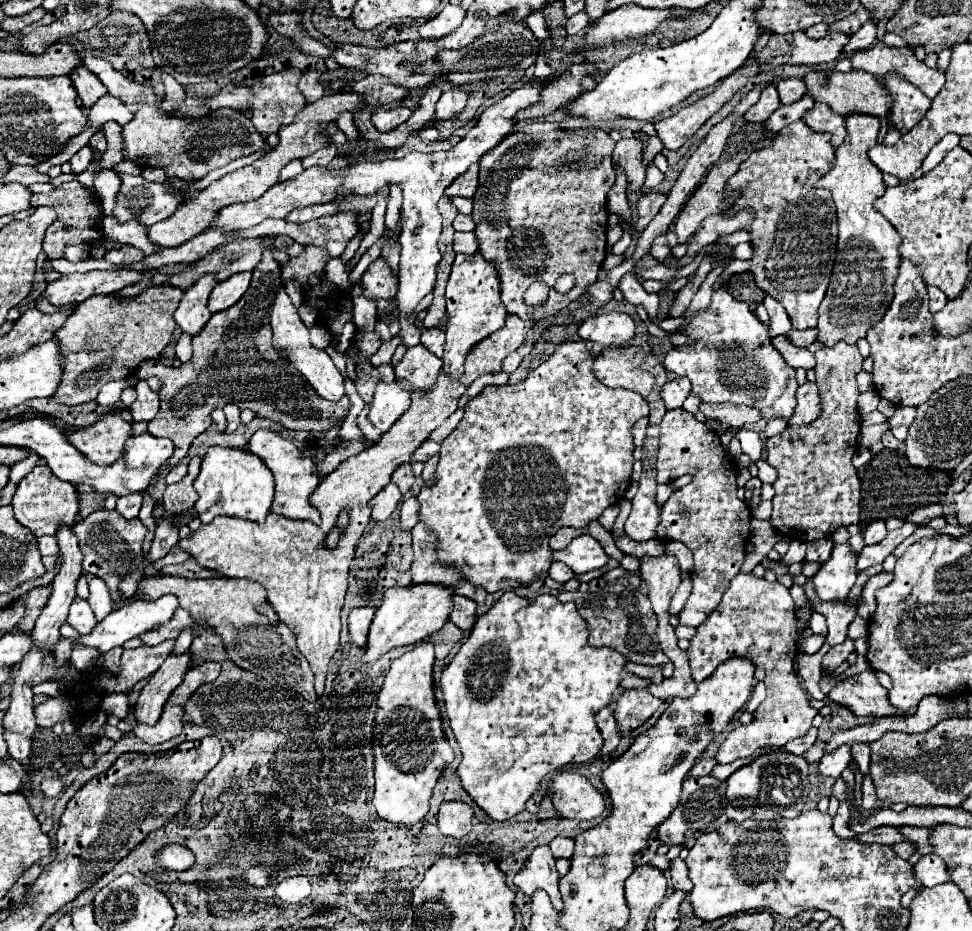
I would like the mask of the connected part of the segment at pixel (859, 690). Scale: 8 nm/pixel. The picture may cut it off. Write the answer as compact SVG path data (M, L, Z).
M872 669L862 671L846 681L838 681L828 697L842 705L848 707L854 715L870 715L870 717L894 717L894 715L904 715L910 717L916 713L916 709L910 709L908 713L900 713L896 707L890 705L888 701L888 691L880 685L876 679L876 673Z

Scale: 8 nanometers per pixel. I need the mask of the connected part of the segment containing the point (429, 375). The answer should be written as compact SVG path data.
M424 345L408 347L402 361L394 367L396 381L408 381L414 393L426 393L434 387L442 369L442 359L436 359Z

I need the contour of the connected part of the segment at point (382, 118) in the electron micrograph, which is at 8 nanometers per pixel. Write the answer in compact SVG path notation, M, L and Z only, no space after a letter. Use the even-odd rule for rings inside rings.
M396 107L396 109L378 109L372 115L372 125L378 131L392 131L398 125L402 125L404 121L408 121L408 117L412 115L412 111L408 107Z

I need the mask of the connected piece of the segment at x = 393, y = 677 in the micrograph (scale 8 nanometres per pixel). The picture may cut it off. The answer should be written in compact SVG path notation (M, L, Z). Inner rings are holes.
M430 641L418 643L412 651L394 659L378 697L378 711L374 719L374 807L380 819L412 825L428 813L432 789L442 771L454 761L454 751L444 739L440 713L436 707L432 685L434 645Z

